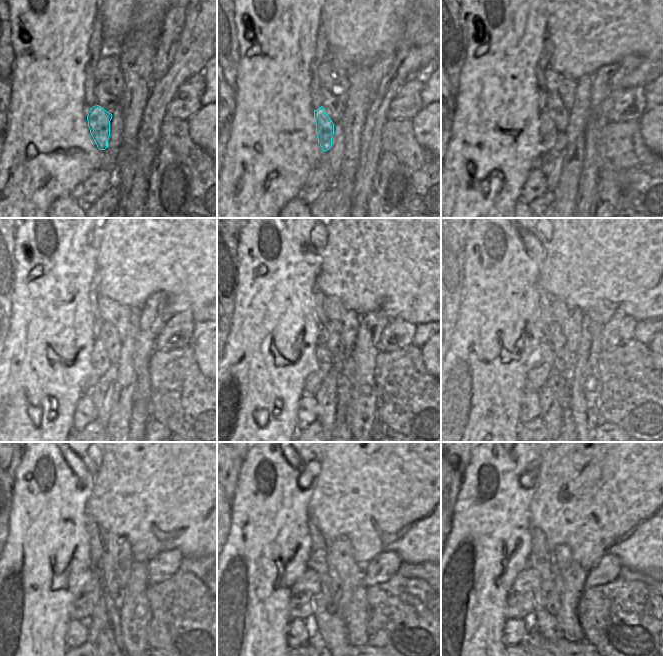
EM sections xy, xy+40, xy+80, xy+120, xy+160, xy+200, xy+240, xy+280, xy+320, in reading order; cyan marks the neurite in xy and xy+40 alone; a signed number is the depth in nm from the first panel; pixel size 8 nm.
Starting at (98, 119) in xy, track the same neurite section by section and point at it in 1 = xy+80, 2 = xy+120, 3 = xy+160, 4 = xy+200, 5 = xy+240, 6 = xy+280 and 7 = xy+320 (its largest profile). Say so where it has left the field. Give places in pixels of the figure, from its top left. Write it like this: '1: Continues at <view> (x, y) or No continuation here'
1: Continues at xy+80 (548, 132)
2: Continues at xy+120 (100, 361)
3: Continues at xy+160 (312, 382)
4: Continues at xy+200 (535, 379)
5: Continues at xy+240 (87, 591)
6: Continues at xy+280 (302, 593)
7: Continues at xy+320 (520, 602).

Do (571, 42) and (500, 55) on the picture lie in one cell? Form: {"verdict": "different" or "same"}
{"verdict": "different"}

